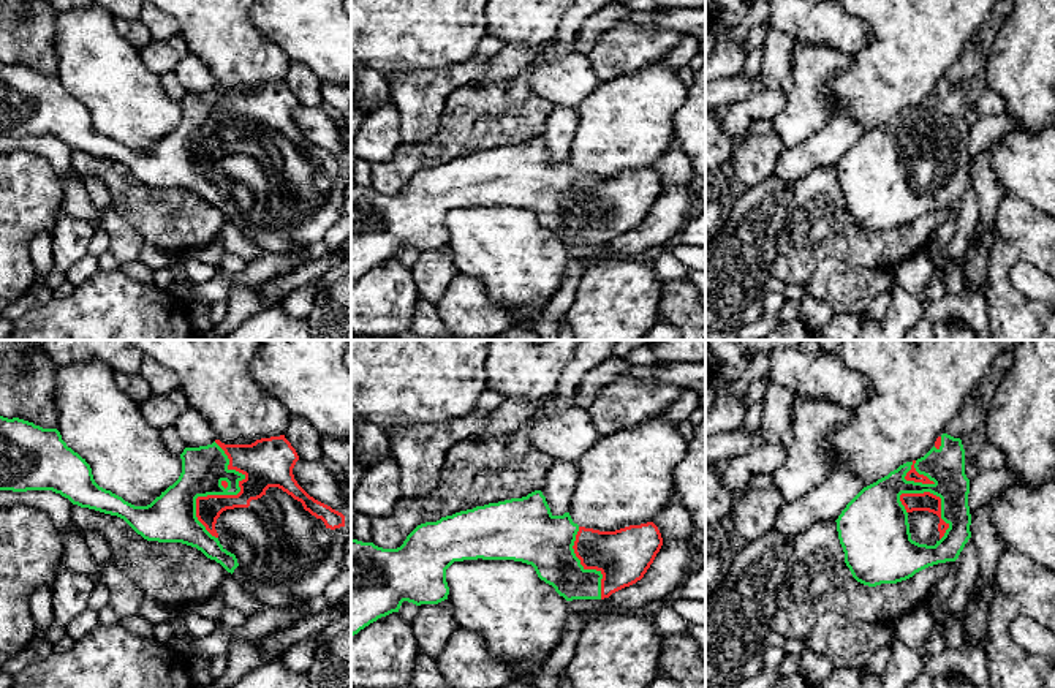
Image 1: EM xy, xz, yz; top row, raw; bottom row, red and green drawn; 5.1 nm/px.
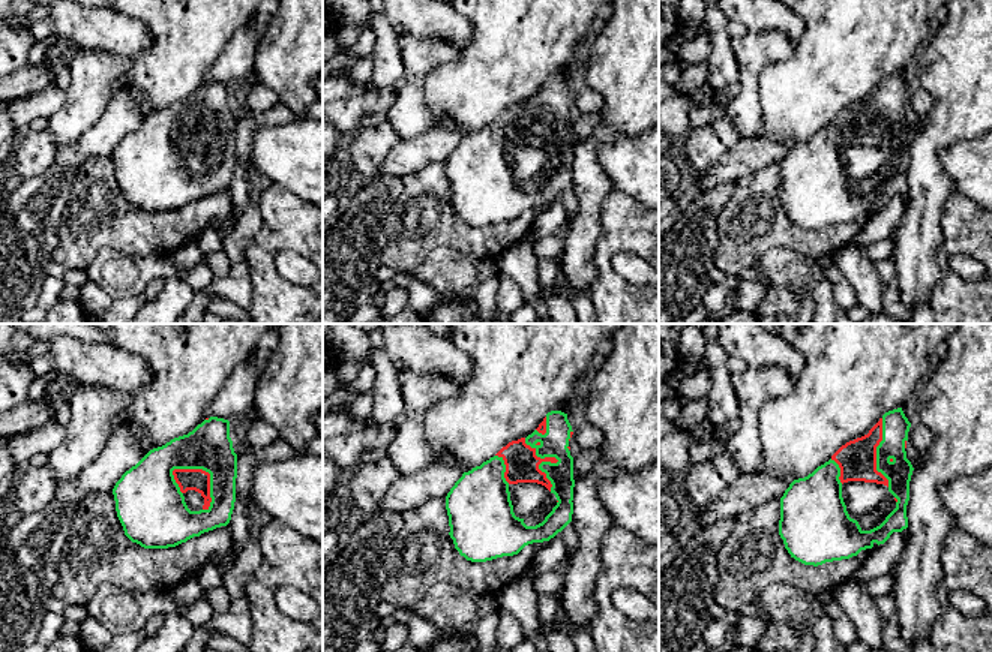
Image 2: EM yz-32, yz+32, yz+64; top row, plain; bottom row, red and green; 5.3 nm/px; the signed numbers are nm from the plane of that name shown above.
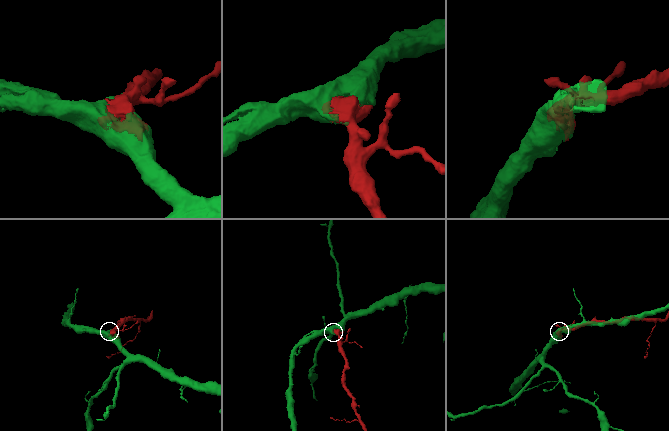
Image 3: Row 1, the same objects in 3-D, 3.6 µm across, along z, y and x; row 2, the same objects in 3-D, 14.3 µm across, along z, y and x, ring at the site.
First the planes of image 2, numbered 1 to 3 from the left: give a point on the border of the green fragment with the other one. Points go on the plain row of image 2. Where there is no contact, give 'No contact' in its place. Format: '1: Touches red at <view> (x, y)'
1: Touches red at yz-32 (209, 140)
2: Touches red at yz+32 (541, 126)
3: Touches red at yz+64 (875, 117)

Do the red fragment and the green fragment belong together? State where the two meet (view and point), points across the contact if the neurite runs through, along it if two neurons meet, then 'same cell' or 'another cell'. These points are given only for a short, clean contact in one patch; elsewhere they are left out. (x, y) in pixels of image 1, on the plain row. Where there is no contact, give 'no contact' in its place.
meets red in xy at (225, 141); same cell

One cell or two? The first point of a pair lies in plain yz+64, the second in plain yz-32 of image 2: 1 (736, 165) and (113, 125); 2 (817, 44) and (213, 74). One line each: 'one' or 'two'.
1: one
2: two

